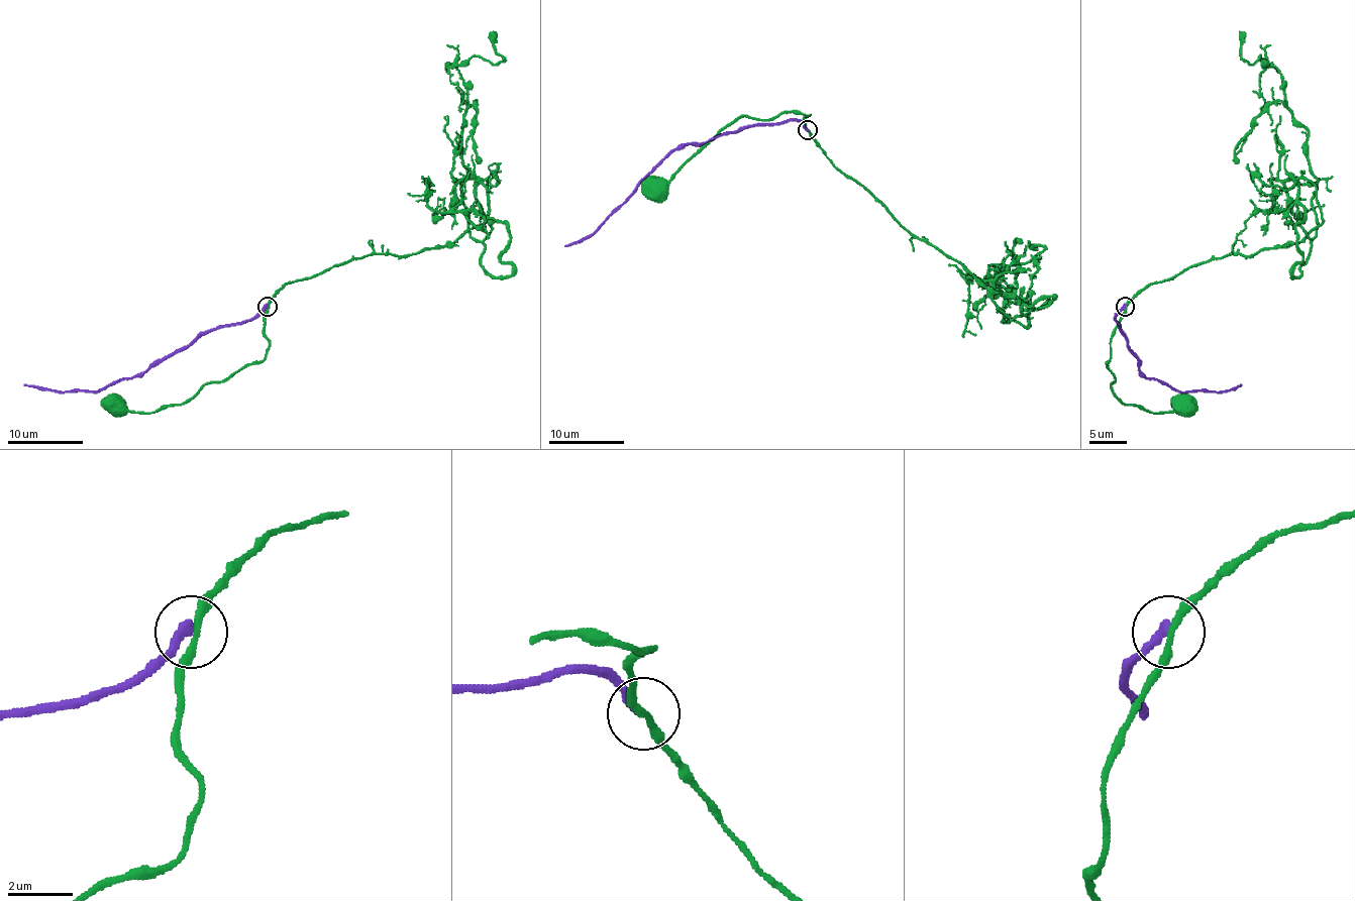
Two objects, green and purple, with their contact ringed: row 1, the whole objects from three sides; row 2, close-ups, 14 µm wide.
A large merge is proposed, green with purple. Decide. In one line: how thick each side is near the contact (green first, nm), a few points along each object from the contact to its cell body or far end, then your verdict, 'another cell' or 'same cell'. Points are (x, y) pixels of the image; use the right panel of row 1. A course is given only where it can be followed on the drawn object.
220 nm thick on the green side, 320 nm on the other; green runs (1125, 307), (1110, 342), (1112, 391), (1125, 405), (1151, 412), (1186, 408); purple runs (1125, 307), (1115, 320), (1147, 378), (1179, 391), (1228, 391), (1241, 383); another cell

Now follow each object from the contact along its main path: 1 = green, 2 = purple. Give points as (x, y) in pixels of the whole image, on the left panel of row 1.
1: (268, 307), (264, 329), (270, 342), (259, 361), (209, 381), (179, 405), (152, 412), (117, 408)
2: (268, 307), (248, 320), (207, 329), (130, 378), (112, 381), (99, 391), (51, 391), (23, 383)

